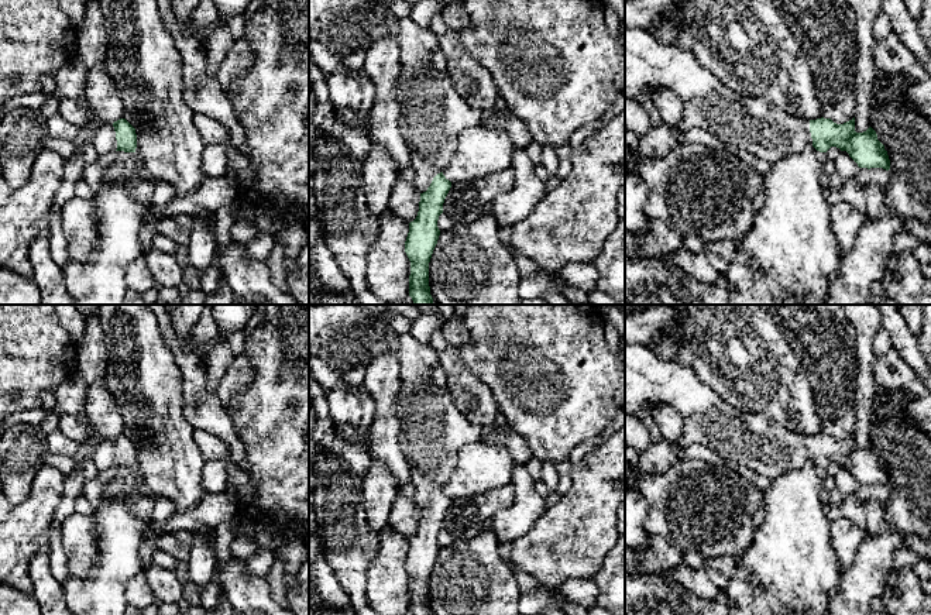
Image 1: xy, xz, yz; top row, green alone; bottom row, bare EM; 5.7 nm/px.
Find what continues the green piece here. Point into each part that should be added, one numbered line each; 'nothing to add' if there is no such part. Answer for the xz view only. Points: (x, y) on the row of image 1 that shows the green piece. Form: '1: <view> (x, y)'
1: xz (432, 116)

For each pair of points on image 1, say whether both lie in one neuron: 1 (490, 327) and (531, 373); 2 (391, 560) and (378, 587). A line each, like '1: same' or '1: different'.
1: same
2: same

